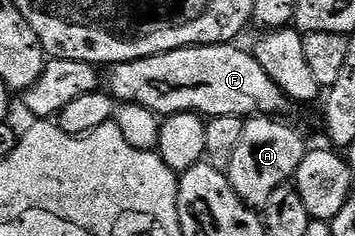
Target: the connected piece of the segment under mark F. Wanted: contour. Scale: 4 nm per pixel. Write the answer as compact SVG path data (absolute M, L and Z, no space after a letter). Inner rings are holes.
M233 43L223 45L193 45L190 49L176 49L154 57L140 57L138 61L123 61L112 66L113 78L107 85L112 96L121 103L136 103L152 109L158 115L196 113L206 119L233 116L248 119L254 115L281 115L287 106L285 93L263 71L252 52L244 53Z

